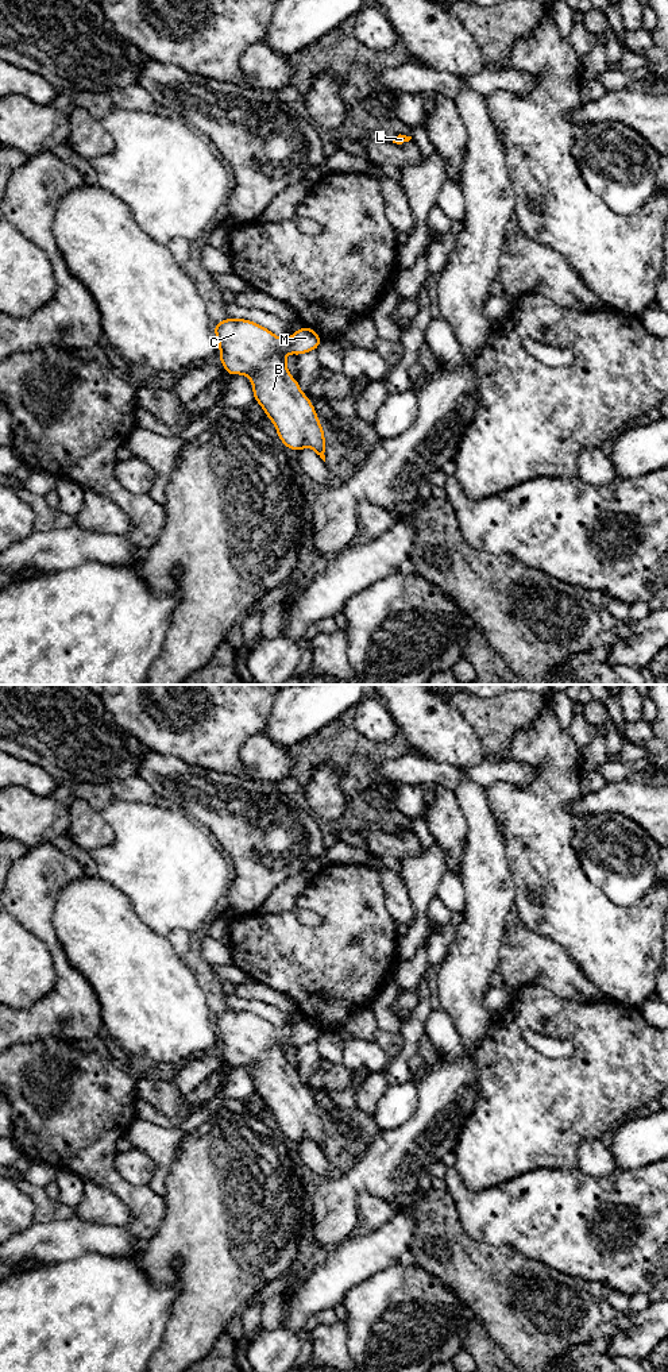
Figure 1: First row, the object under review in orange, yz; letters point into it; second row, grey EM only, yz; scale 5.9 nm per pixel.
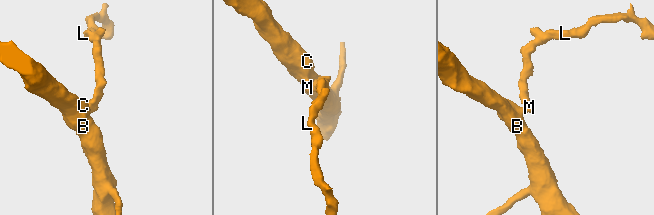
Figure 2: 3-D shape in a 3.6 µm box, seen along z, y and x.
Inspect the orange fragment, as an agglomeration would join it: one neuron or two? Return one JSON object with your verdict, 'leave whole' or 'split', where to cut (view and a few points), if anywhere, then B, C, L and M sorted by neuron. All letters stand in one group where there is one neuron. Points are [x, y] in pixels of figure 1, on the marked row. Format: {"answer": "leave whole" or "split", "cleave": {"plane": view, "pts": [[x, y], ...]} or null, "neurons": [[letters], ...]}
{"answer": "leave whole", "cleave": null, "neurons": [["B", "C", "L", "M"]]}

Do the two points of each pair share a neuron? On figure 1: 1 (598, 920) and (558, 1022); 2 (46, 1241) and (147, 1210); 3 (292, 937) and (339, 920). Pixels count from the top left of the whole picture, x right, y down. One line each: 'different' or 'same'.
1: different
2: different
3: same

